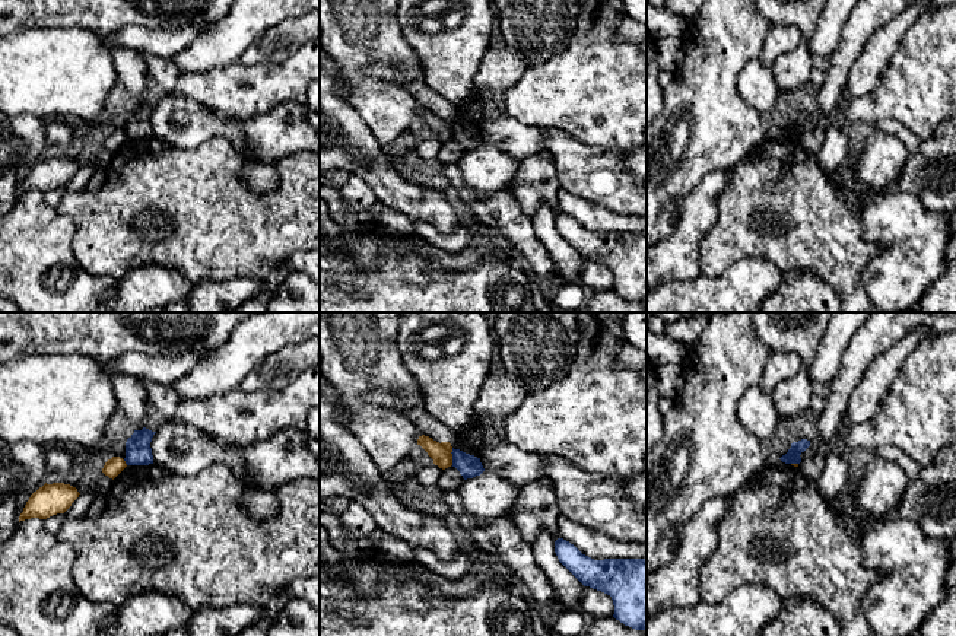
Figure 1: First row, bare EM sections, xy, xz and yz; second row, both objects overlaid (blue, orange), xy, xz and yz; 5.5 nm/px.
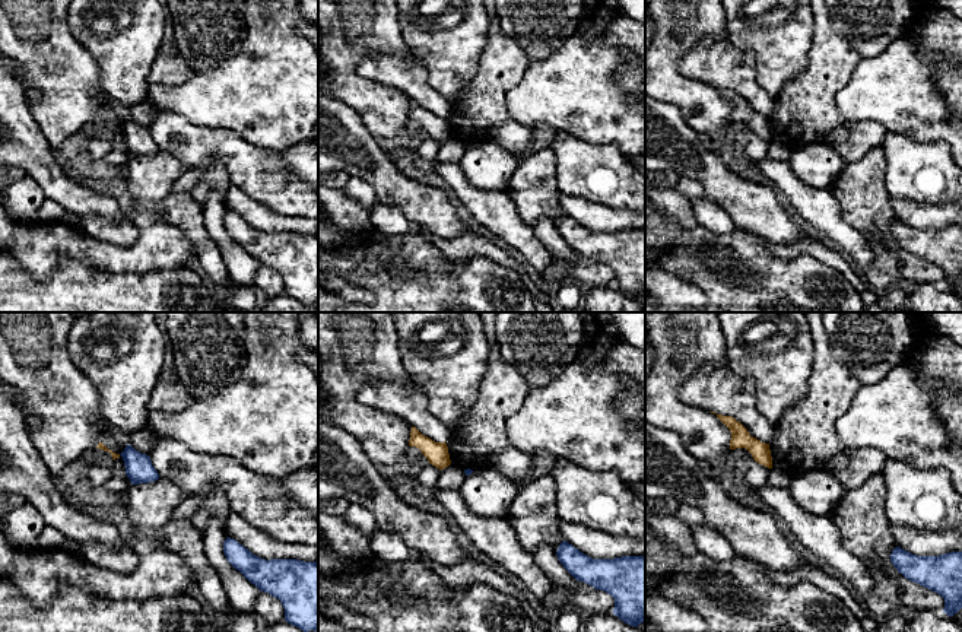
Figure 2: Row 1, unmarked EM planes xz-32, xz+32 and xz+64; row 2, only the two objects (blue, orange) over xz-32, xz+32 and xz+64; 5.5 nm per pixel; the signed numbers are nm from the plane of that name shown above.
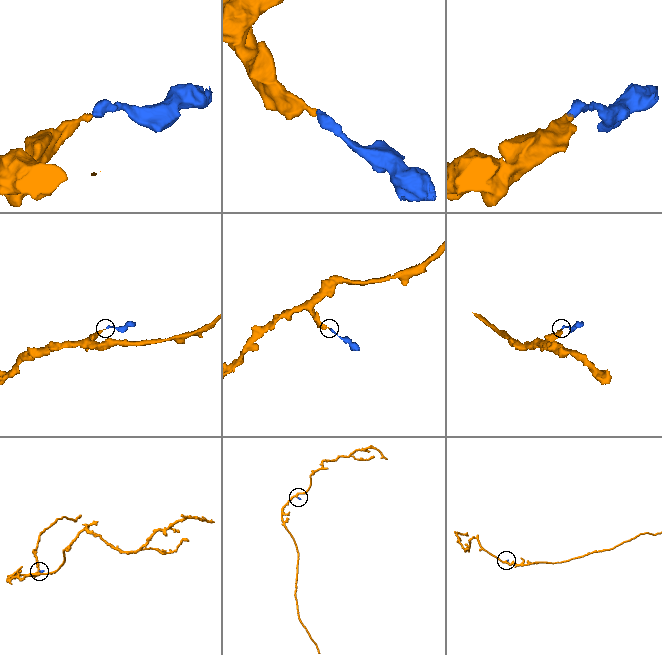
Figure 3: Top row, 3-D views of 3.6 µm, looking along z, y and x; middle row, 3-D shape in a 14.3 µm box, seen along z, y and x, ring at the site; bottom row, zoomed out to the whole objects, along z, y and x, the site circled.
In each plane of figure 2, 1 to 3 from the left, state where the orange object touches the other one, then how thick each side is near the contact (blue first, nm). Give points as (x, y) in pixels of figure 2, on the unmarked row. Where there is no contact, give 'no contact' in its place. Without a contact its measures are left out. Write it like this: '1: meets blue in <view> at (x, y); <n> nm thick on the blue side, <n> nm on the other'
1: no contact
2: no contact
3: no contact

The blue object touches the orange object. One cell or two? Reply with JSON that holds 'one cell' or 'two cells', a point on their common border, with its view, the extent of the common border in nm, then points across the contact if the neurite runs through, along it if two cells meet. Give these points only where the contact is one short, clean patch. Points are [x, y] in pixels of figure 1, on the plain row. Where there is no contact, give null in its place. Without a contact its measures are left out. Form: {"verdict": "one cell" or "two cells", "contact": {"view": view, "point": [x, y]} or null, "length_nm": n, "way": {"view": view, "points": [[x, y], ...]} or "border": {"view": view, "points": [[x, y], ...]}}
{"verdict": "two cells", "contact": {"view": "xz", "point": [453, 130]}, "length_nm": 100, "border": {"view": "xz", "points": [[453, 121], [451, 137]]}}

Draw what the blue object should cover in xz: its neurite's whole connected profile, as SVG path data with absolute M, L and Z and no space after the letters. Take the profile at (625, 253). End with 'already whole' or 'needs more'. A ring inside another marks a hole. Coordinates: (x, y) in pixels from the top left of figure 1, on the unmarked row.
M563 212L555 214L555 226L584 260L612 270L616 293L647 303L647 232L594 233Z; already whole

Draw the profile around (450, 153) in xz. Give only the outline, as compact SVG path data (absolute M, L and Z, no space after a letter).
M448 140L442 143L442 147L436 156L436 162L441 165L458 163L464 152L455 140Z

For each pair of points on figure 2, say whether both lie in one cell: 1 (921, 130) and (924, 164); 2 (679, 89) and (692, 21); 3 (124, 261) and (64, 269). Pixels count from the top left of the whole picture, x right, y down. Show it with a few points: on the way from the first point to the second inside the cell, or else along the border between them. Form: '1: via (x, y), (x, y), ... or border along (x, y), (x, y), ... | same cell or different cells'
1: border along (889, 132), (914, 140), (943, 140), (946, 143) | different cells
2: via (670, 72), (670, 43), (675, 38) | same cell
3: border along (56, 267), (83, 260), (123, 275) | different cells

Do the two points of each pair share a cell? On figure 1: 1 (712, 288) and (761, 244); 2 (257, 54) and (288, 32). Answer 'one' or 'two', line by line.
1: two
2: one

